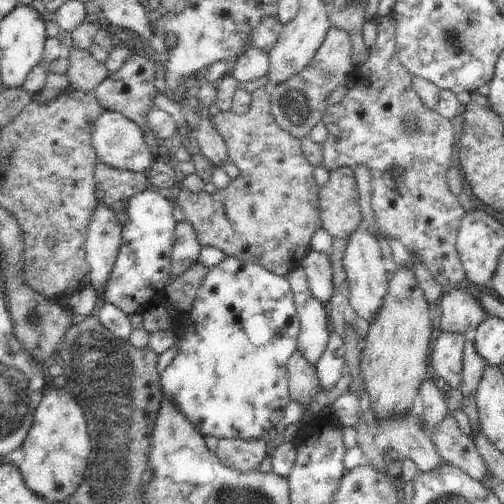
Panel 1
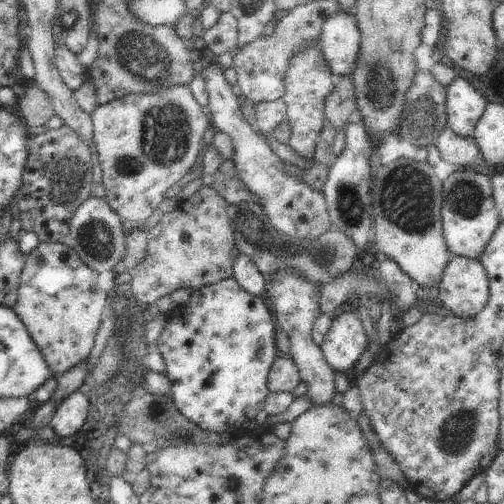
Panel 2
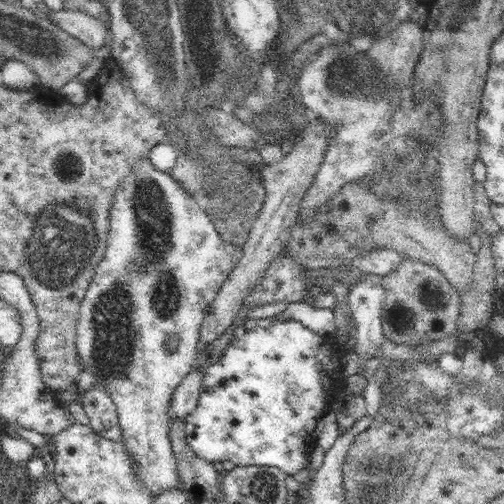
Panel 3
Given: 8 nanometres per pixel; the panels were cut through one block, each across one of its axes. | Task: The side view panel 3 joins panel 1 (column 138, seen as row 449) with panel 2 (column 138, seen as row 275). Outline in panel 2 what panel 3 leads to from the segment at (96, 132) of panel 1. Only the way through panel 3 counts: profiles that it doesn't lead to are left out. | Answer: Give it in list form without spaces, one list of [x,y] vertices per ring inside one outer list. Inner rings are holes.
[[[173,86],[159,94],[127,94],[91,114],[93,146],[101,166],[105,202],[117,214],[123,236],[143,230],[147,218],[165,200],[165,190],[179,182],[197,158],[209,114],[191,96],[189,86]]]

